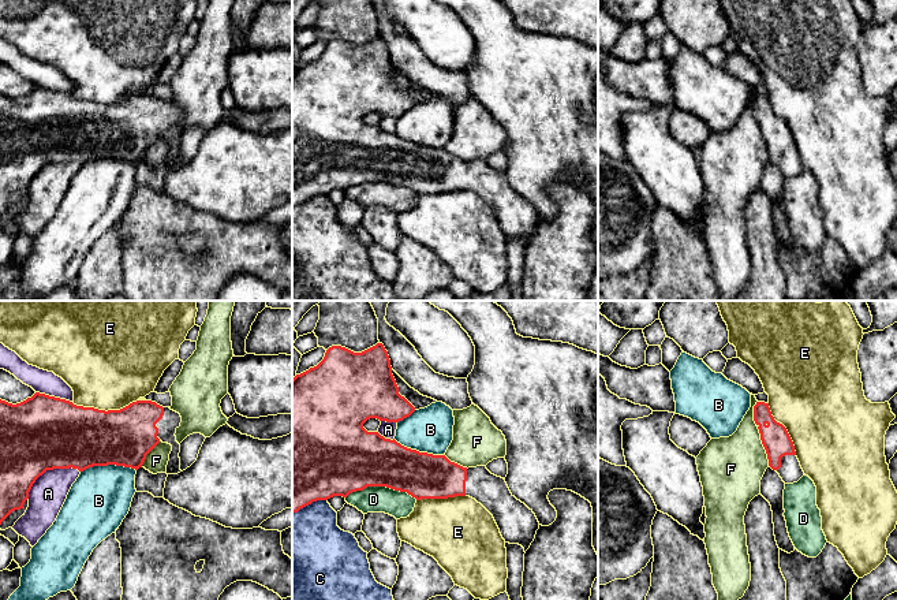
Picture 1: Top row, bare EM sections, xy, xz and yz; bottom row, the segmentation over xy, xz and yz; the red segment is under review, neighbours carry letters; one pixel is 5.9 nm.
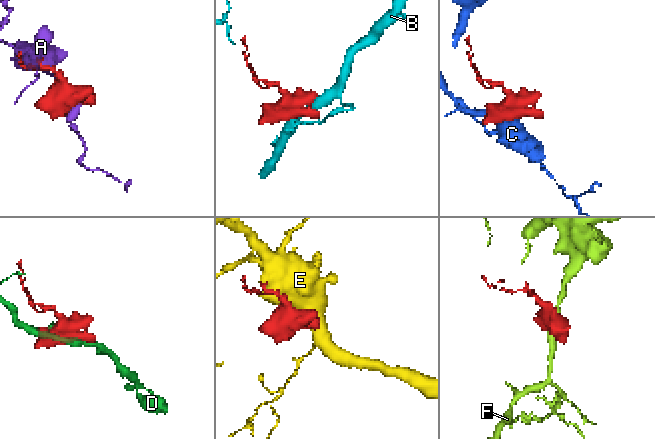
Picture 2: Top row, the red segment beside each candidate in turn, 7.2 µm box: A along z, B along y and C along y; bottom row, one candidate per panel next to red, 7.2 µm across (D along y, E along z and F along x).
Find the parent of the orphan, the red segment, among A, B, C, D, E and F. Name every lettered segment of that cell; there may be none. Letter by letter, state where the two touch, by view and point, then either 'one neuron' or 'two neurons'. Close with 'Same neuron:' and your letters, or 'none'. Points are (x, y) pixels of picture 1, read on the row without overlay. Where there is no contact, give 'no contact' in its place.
A: xy (48, 163) | two neurons
B: xy (108, 157) | two neurons
C: xz (309, 197) | two neurons
D: xz (381, 179) | two neurons
E: xy (108, 104) | two neurons
F: yz (763, 140) | two neurons
Same neuron: none

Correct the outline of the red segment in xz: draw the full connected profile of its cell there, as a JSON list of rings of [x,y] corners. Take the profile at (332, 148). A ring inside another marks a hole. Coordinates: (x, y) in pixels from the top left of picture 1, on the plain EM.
[[[382,37],[362,46],[332,40],[317,60],[296,68],[292,72],[292,208],[313,195],[328,194],[333,190],[347,191],[367,180],[386,180],[407,186],[416,194],[470,190],[493,209],[505,236],[519,238],[526,246],[535,232],[539,216],[532,204],[511,187],[504,172],[492,168],[486,160],[467,163],[451,156],[445,149],[419,146],[401,139],[395,133],[385,133],[378,126],[367,126],[363,122],[370,112],[399,116],[414,105],[415,101],[399,87],[390,53]]]

